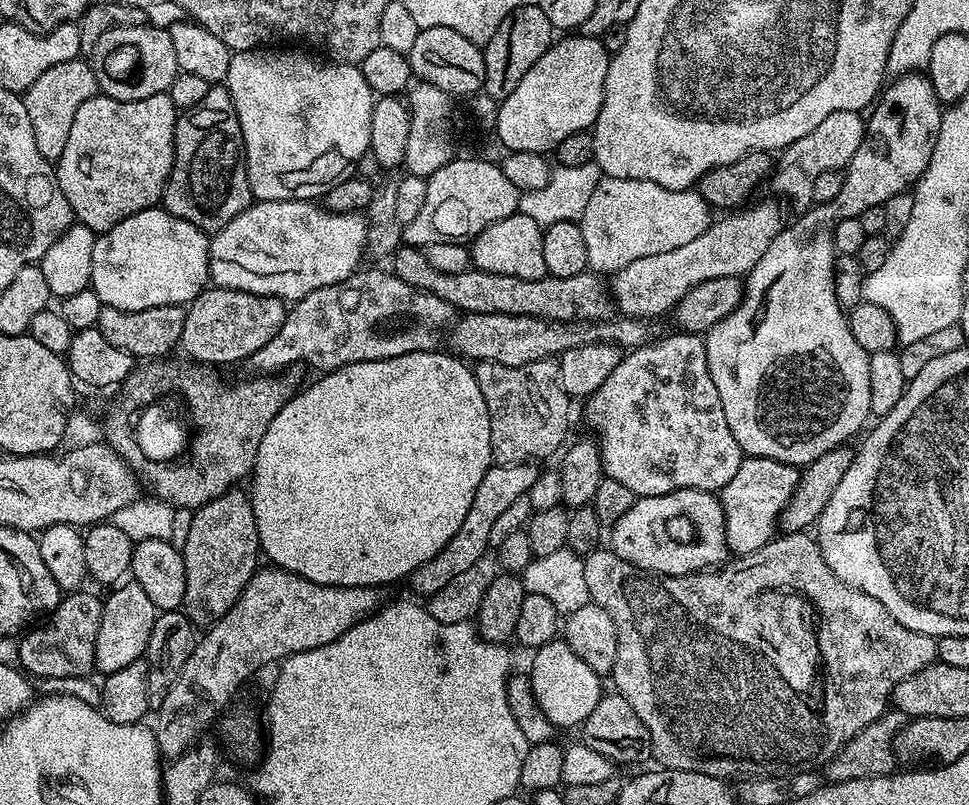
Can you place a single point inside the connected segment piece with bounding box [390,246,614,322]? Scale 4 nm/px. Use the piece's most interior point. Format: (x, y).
(584, 298)

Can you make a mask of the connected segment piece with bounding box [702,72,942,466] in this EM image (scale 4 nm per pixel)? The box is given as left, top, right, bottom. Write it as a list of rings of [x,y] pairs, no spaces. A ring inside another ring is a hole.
[[[910,72],[907,76],[895,77],[881,91],[871,112],[872,117],[869,115],[866,120],[862,146],[858,146],[854,158],[850,158],[848,167],[843,169],[844,181],[838,198],[834,198],[834,202],[817,204],[801,211],[797,215],[800,217],[793,224],[791,221],[772,239],[770,247],[766,249],[766,254],[762,254],[762,258],[758,258],[756,265],[746,274],[746,279],[743,281],[744,297],[740,300],[740,305],[729,316],[715,324],[703,337],[702,342],[706,346],[706,362],[710,366],[710,378],[714,378],[714,386],[718,386],[718,398],[722,398],[722,410],[726,410],[726,423],[730,426],[730,434],[734,434],[744,456],[774,458],[783,464],[807,466],[818,458],[822,458],[822,454],[847,445],[848,439],[864,423],[866,423],[865,425],[869,423],[872,411],[870,406],[870,362],[868,361],[870,354],[866,350],[862,350],[862,346],[858,346],[858,338],[854,338],[854,334],[850,330],[845,309],[841,308],[836,297],[836,257],[838,253],[834,246],[834,226],[838,226],[838,222],[842,222],[846,218],[859,217],[862,210],[870,210],[870,206],[885,204],[890,198],[894,198],[894,194],[909,191],[924,175],[926,166],[930,162],[930,154],[934,154],[934,142],[938,138],[940,129],[942,105],[940,99],[934,94],[934,86],[928,81],[927,75]]]

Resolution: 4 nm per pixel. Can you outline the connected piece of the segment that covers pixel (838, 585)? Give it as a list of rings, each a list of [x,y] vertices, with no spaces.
[[[807,531],[784,532],[748,556],[729,559],[715,570],[691,572],[685,576],[658,576],[655,572],[644,572],[618,558],[616,552],[604,546],[588,553],[583,559],[591,603],[602,606],[602,610],[614,618],[614,628],[618,630],[618,658],[614,658],[611,683],[616,683],[615,691],[630,702],[634,714],[638,714],[646,730],[650,730],[652,755],[655,763],[662,768],[690,770],[721,778],[783,778],[799,772],[823,769],[844,749],[846,742],[854,738],[854,734],[889,711],[892,691],[898,682],[937,663],[937,637],[902,626],[902,622],[898,622],[898,618],[894,618],[894,614],[890,614],[890,610],[886,610],[878,598],[870,598],[870,594],[842,582],[842,578],[838,578],[838,574],[826,566],[826,558],[822,558],[820,543],[816,541],[815,535]]]

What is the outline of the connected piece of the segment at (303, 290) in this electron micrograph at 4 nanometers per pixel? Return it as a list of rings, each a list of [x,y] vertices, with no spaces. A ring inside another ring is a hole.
[[[256,200],[249,204],[246,210],[242,210],[242,214],[238,214],[230,222],[226,222],[226,226],[222,226],[211,237],[208,246],[209,281],[218,288],[242,290],[243,292],[258,294],[259,296],[276,296],[279,300],[285,302],[295,302],[301,300],[303,296],[310,294],[314,290],[322,290],[322,286],[334,286],[338,282],[350,278],[361,267],[360,259],[362,259],[363,256],[366,256],[369,239],[369,222],[359,211],[334,212],[324,206],[319,208],[318,205],[319,203],[310,200]]]

